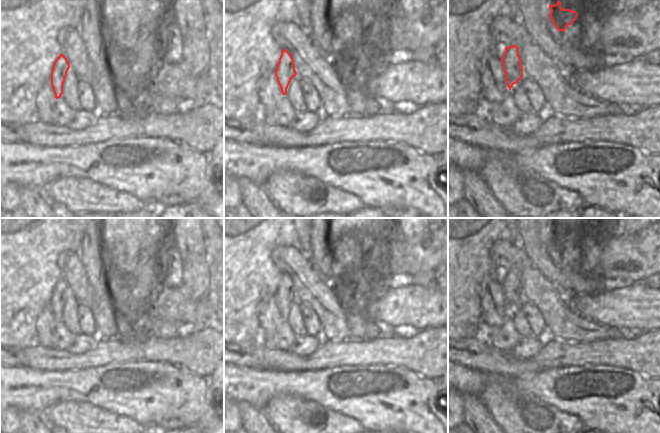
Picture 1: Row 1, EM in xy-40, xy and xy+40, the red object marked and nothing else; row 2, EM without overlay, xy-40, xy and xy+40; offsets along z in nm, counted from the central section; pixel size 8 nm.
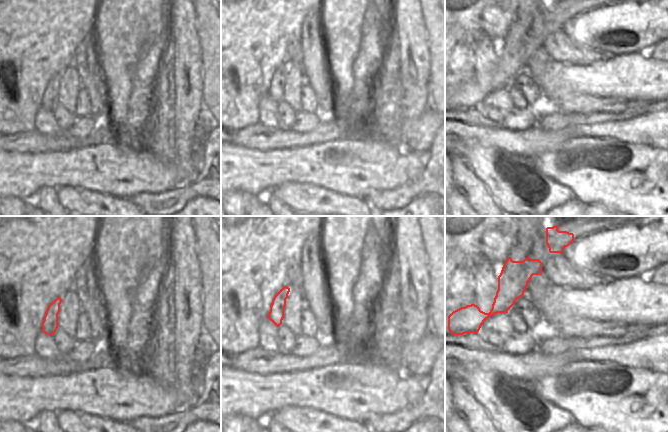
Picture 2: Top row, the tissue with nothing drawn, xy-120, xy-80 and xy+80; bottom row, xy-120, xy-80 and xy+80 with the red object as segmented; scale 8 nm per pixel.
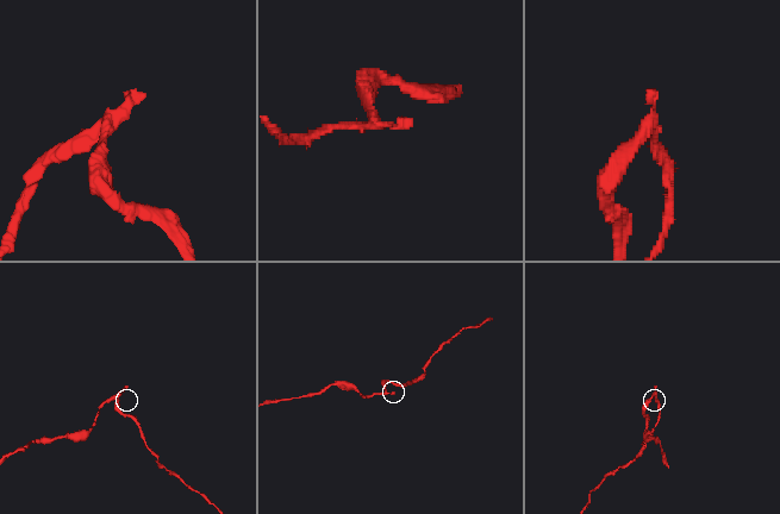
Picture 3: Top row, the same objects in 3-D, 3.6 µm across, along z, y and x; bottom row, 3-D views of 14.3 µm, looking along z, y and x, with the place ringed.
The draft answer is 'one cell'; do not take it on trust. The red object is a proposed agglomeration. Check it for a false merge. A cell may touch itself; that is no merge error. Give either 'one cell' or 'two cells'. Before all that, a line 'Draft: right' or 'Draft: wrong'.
Draft: wrong
two cells

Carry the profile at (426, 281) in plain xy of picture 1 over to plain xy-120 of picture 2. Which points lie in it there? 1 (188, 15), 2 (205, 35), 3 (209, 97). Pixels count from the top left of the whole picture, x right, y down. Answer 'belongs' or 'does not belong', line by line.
1: belongs
2: does not belong
3: does not belong

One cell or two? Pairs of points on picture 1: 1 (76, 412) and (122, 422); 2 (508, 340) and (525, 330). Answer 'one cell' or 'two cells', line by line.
1: one cell
2: two cells

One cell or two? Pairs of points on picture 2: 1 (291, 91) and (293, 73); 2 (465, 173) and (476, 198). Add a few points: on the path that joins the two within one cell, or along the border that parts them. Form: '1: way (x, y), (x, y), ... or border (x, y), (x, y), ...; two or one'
1: way (292, 87), (293, 77); one
2: way (465, 179), (475, 192); one

